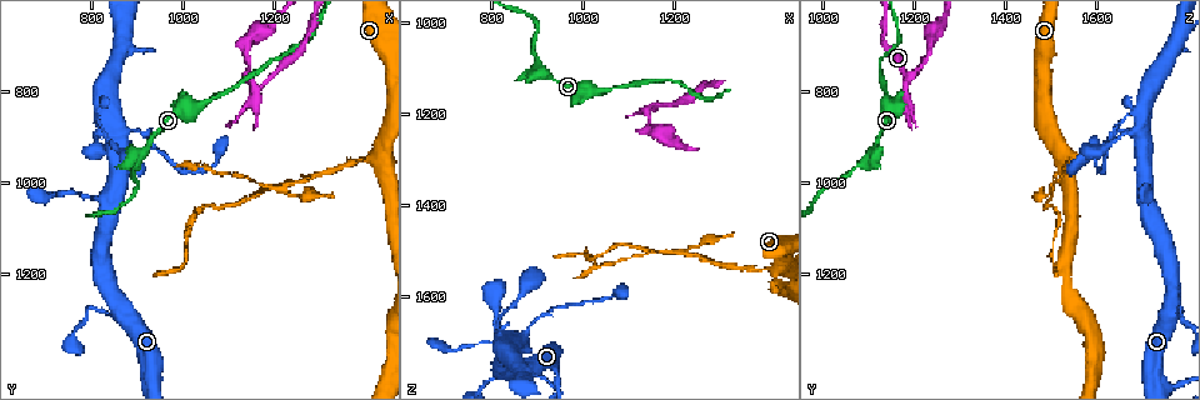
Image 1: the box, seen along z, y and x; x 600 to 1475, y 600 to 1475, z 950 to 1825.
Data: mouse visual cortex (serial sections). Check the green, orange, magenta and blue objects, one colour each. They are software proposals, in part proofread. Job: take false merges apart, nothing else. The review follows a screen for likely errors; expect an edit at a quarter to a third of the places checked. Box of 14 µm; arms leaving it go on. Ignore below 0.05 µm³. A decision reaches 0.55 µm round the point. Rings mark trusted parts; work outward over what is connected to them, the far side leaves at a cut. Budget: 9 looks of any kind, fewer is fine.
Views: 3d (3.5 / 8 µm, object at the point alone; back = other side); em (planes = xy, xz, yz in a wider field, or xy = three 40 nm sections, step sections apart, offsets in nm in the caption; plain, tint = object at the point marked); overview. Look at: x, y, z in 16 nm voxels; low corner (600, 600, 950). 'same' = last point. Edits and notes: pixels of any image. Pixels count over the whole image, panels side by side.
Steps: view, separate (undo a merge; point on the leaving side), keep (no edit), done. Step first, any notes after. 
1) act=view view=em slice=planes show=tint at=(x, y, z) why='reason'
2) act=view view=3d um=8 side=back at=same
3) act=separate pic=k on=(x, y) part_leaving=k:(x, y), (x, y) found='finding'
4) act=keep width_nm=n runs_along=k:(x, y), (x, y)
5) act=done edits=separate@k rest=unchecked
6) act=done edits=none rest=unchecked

act=view view=3d um=3.5 at=(1415, 945, 1540) why='narrows sharply'

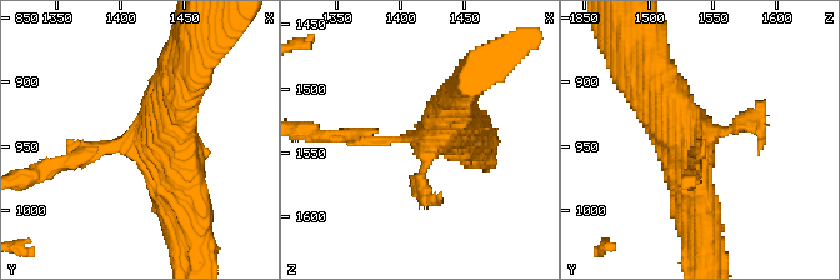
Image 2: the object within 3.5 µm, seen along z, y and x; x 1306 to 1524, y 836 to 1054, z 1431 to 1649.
act=view view=em slice=xy step=2 show=tint at=(1416, 950, 1538)

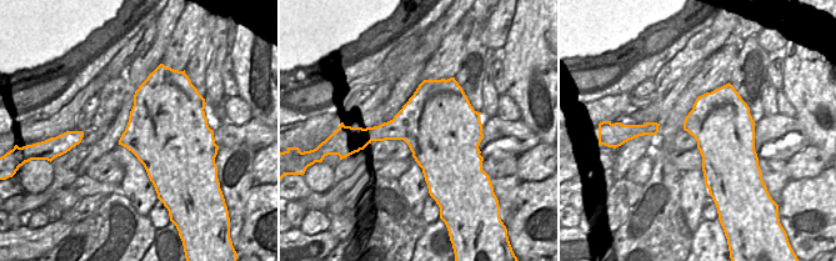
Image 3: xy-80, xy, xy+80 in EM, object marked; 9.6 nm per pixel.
act=view view=em slice=planes show=tint at=same

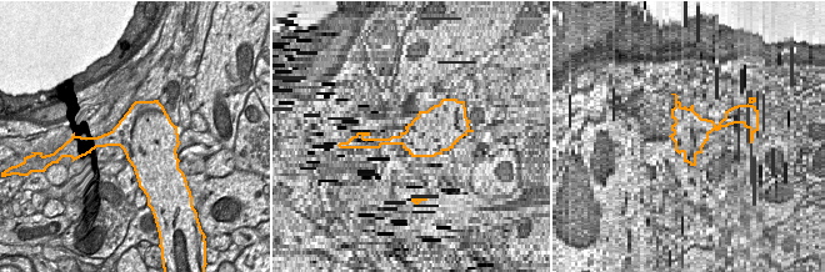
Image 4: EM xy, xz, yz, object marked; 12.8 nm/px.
act=separate pic=2 on=(54, 165) part_leaving=2:(100, 149), (43, 164), (35, 173) found='a second cell is stuck on'

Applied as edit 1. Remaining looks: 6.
act=view view=3d um=8 at=(880, 890, 1675)

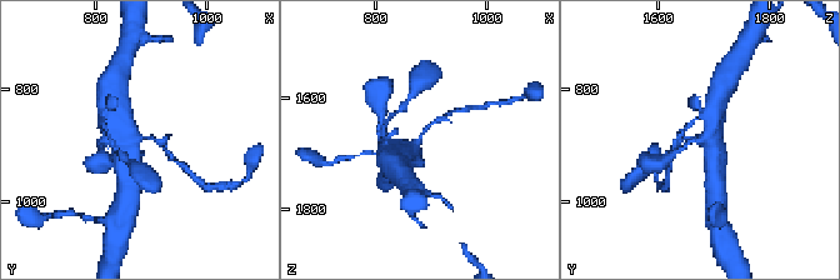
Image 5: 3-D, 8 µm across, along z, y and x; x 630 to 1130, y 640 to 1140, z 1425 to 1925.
act=view view=em slice=xy step=3 show=tint at=(885, 885, 1675) arms=4 arm_widths_nm=150,500,600,600 why='shape alone is not enough'

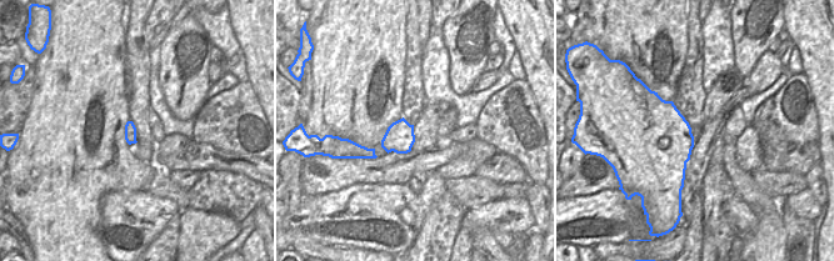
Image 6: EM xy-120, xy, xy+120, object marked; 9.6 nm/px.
act=keep found='continuous, no second cell'

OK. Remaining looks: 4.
act=view view=3d um=8 at=(910, 935, 1110) why='a fork'

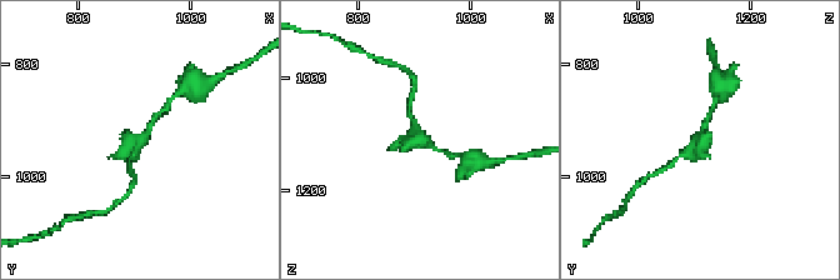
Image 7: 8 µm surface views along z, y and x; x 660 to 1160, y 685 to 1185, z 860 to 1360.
act=view view=3d um=3.5 side=back at=(905, 935, 1110) why='zoom in'

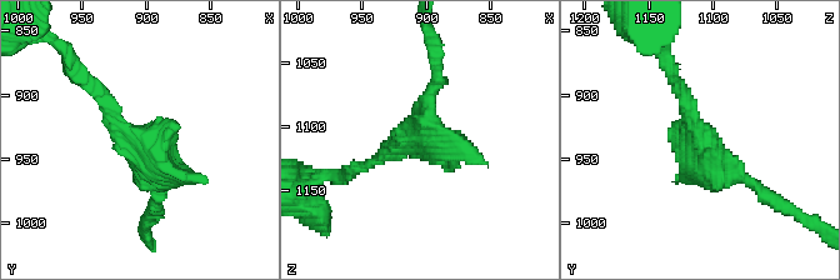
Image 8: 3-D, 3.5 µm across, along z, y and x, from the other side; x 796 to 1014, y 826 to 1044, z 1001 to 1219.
act=view view=em slice=xy step=1 show=tint at=(908, 938, 1106) why='shape alone is not enough'

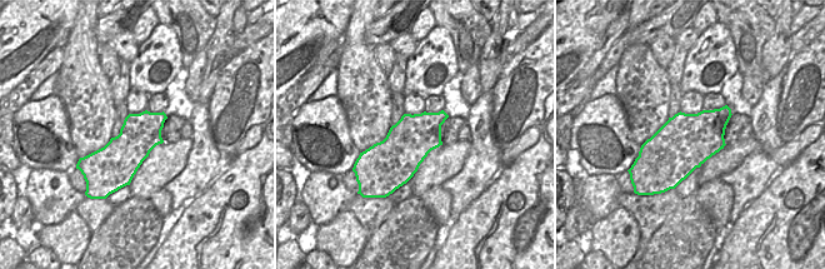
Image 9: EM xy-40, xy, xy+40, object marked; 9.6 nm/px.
act=keep runs_along=8:(673, 78), (720, 170), (759, 189) found='one cell here'

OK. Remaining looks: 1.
act=done edits=separate@2 rest=unchecked

